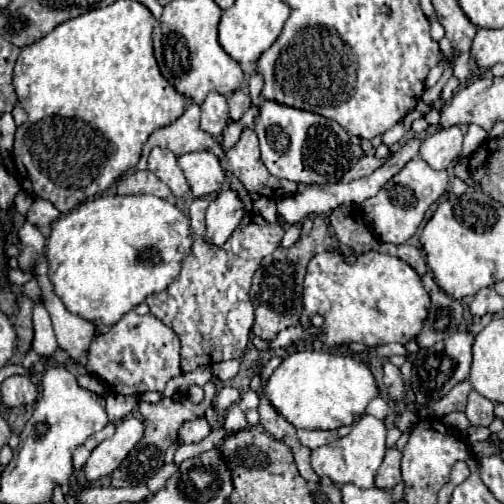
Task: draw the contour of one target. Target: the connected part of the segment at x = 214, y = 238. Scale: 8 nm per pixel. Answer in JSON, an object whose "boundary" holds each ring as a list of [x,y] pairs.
{"boundary":[[[224,190],[206,210],[206,242],[222,246],[244,216],[244,206],[234,190]]]}

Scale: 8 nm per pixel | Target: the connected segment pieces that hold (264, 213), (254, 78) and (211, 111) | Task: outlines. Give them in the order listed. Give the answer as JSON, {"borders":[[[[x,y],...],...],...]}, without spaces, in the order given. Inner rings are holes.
{"borders":[[[[260,196],[258,200],[254,200],[254,210],[258,210],[258,212],[260,212],[260,216],[262,216],[266,222],[276,224],[278,214],[276,214],[276,202],[274,202],[274,200]]],[[[254,70],[254,72],[250,74],[250,82],[248,82],[248,86],[250,86],[250,98],[254,100],[254,106],[260,106],[260,104],[262,104],[262,100],[260,100],[260,90],[262,90],[262,86],[264,86],[264,78],[262,78],[262,74]]],[[[210,92],[206,100],[202,102],[202,124],[200,128],[212,134],[214,138],[220,138],[222,130],[228,122],[228,98],[218,92]]]]}

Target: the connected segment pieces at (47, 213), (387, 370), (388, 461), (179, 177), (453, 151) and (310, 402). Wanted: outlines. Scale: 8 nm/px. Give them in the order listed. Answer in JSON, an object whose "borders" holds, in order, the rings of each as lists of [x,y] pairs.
{"borders":[[[[36,198],[34,204],[30,206],[26,218],[34,224],[34,226],[48,226],[52,224],[56,218],[60,216],[60,212],[56,210],[56,206],[52,206],[52,202],[48,200],[42,200],[42,198]]],[[[386,362],[384,364],[384,384],[386,384],[386,390],[390,394],[392,400],[398,400],[404,392],[404,382],[402,382],[402,376],[400,376],[400,368]]],[[[396,446],[386,452],[386,458],[384,458],[384,462],[378,470],[378,476],[376,476],[376,486],[384,488],[384,490],[392,490],[402,480],[400,458],[402,458],[402,452]]],[[[152,148],[150,158],[148,158],[148,170],[152,170],[172,190],[172,194],[176,198],[182,198],[190,190],[184,174],[178,166],[178,160],[170,150]]],[[[460,126],[440,128],[432,134],[426,134],[420,146],[420,156],[434,168],[448,168],[456,158],[460,158],[462,150],[462,130]]],[[[302,350],[282,360],[266,382],[266,396],[272,406],[296,428],[332,430],[352,426],[364,414],[368,402],[378,396],[370,368],[354,356]]]]}

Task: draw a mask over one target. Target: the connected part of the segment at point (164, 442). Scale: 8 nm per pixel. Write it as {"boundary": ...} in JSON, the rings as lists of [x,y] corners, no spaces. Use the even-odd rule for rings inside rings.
{"boundary":[[[212,381],[207,382],[204,387],[204,399],[202,404],[192,404],[186,394],[176,392],[170,398],[162,398],[156,404],[148,404],[148,402],[140,402],[140,412],[144,416],[144,426],[146,426],[146,434],[144,438],[134,446],[134,450],[124,458],[124,462],[120,464],[120,468],[114,470],[112,474],[112,486],[122,488],[122,486],[138,486],[138,484],[146,484],[146,480],[150,476],[154,476],[154,472],[158,468],[164,466],[164,452],[168,450],[168,446],[174,444],[176,440],[176,430],[180,428],[182,422],[192,420],[200,414],[205,414],[207,408],[212,405],[212,402],[217,394],[217,389]]]}

